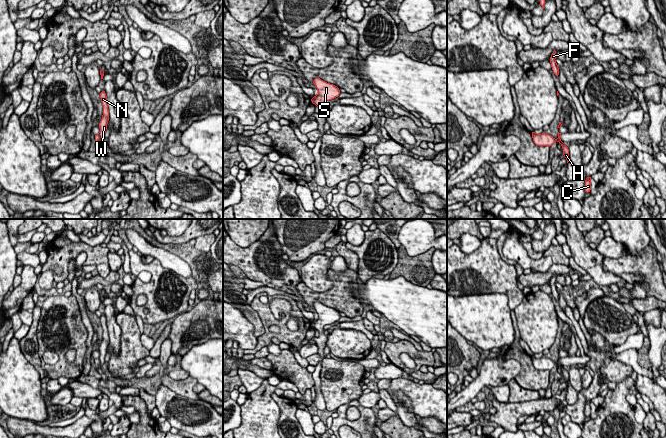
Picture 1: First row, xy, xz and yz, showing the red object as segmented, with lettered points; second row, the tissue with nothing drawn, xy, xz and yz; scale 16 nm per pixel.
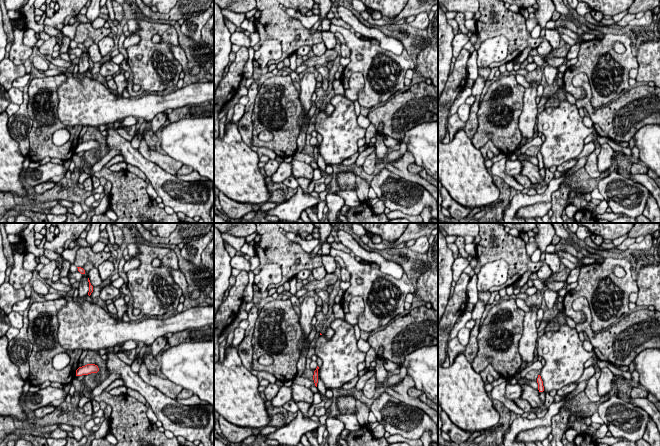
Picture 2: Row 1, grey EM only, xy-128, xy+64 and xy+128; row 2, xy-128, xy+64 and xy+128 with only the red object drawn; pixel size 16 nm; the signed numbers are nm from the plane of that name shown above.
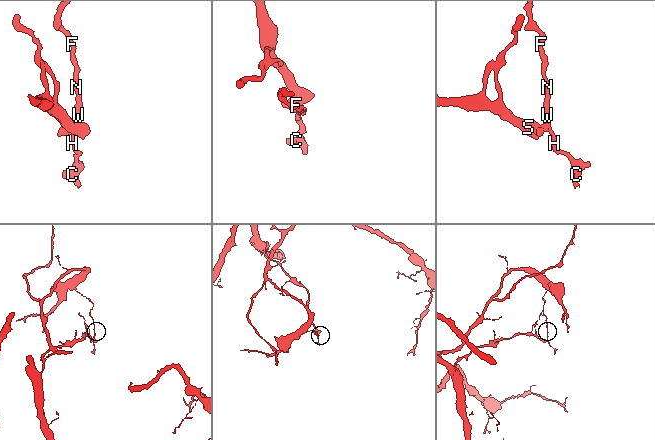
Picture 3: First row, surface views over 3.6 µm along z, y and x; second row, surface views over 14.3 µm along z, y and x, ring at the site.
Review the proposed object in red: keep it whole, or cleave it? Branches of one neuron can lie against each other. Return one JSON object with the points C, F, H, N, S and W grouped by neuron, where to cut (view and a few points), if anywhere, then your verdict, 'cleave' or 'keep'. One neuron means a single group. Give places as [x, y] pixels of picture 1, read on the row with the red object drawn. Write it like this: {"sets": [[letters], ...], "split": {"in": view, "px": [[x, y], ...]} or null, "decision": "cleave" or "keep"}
{"sets": [["C", "F", "H", "N", "W"], ["S"]], "split": {"in": "xy", "px": [[98, 134], [100, 141]]}, "decision": "cleave"}

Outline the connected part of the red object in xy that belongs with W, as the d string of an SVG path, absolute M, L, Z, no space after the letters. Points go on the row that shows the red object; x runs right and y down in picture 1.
M102 90L100 93L100 98L101 98L101 102L103 105L103 116L101 121L99 122L99 128L100 128L100 142L105 140L105 132L107 130L107 123L109 121L109 110L108 110L108 104L107 104L107 96L106 96L106 92L105 90Z

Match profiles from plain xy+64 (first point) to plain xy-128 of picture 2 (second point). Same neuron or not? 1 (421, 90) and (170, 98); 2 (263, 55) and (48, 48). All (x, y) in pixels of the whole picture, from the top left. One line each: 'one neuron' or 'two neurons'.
1: two neurons
2: two neurons

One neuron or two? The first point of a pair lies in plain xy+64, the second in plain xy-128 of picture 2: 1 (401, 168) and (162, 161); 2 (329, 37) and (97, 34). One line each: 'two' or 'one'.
1: one
2: two

